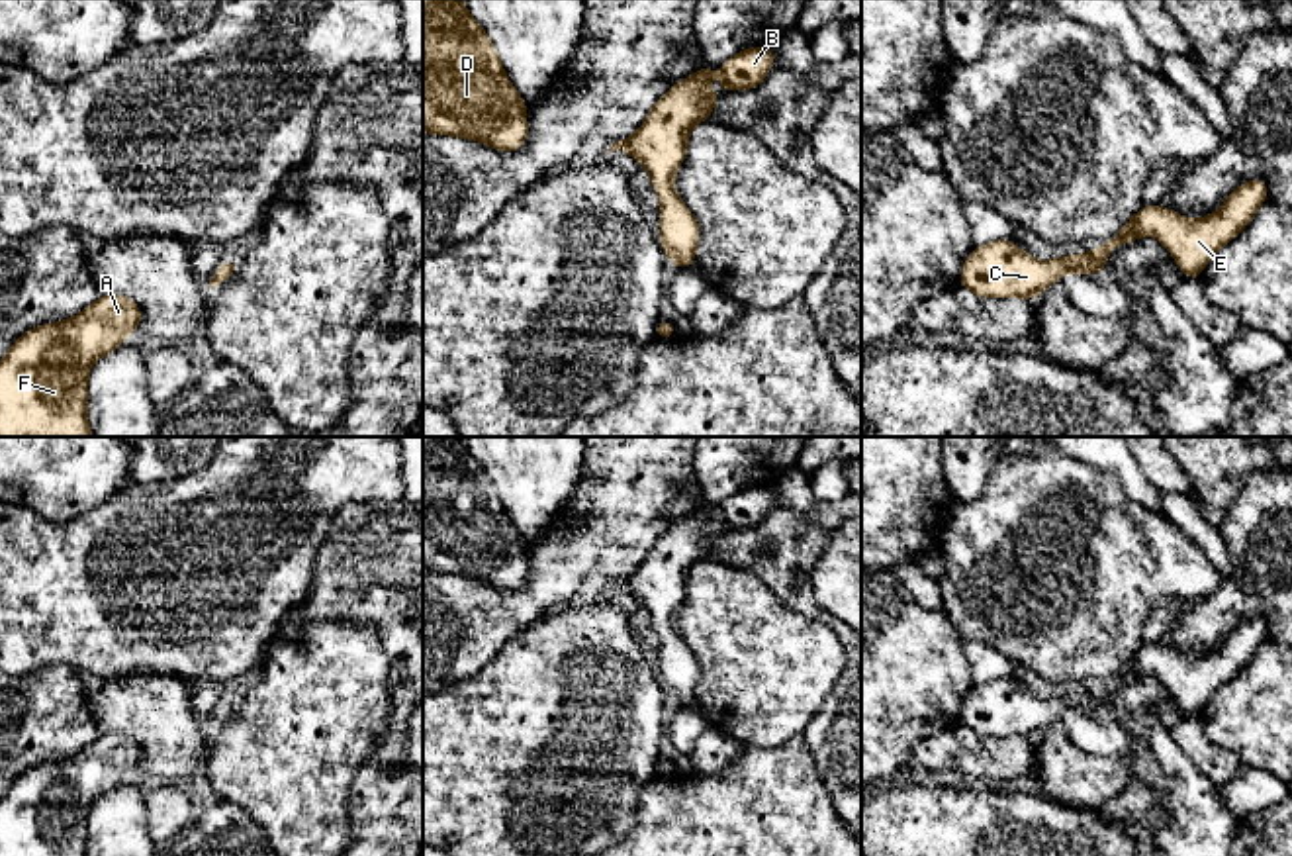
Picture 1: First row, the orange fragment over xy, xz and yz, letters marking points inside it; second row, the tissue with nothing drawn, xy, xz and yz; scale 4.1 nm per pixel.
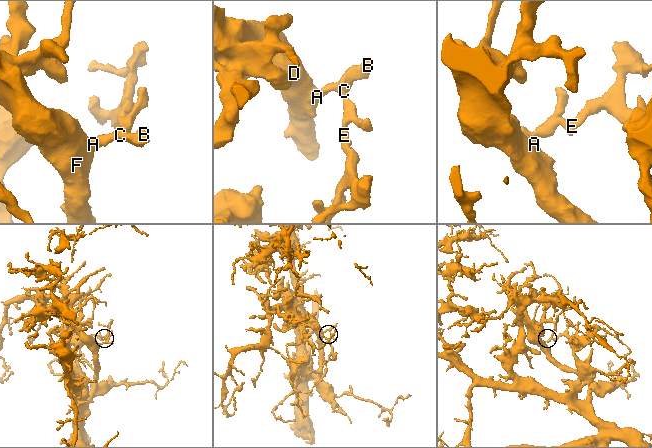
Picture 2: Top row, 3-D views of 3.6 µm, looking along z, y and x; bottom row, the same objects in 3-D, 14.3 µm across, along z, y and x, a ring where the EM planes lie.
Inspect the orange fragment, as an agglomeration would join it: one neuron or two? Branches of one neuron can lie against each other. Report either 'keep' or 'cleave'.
keep

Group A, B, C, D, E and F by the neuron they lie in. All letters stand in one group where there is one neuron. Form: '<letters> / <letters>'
A B C D E F

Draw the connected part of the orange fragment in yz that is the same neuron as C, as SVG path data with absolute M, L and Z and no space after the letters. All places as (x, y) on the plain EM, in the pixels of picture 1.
M1263 617L1239 623L1216 652L1198 660L1180 656L1161 642L1143 642L1120 672L1096 690L1055 695L1049 701L1032 697L1008 678L991 680L965 697L959 725L985 737L1036 738L1067 709L1084 715L1106 711L1110 690L1145 674L1161 678L1186 717L1200 717L1208 697L1253 658L1267 637L1269 625Z

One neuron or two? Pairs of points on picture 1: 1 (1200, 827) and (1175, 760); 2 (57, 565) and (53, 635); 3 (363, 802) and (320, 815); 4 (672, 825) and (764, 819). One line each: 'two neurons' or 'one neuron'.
1: one neuron
2: one neuron
3: two neurons
4: one neuron

